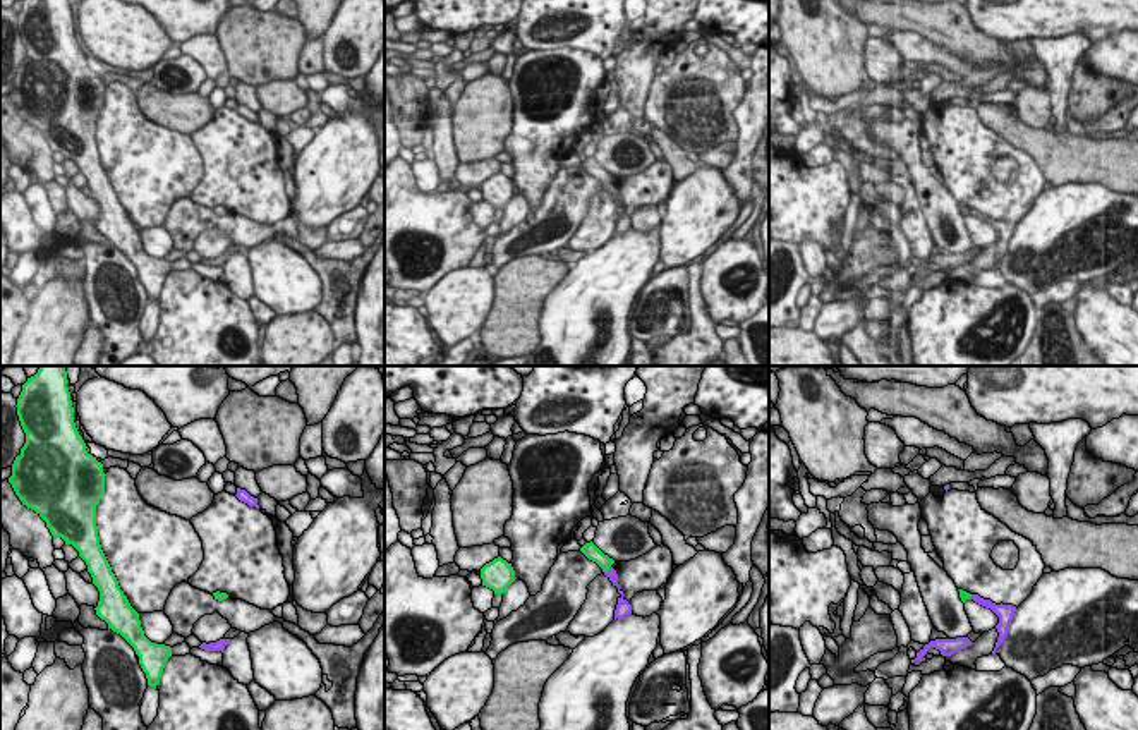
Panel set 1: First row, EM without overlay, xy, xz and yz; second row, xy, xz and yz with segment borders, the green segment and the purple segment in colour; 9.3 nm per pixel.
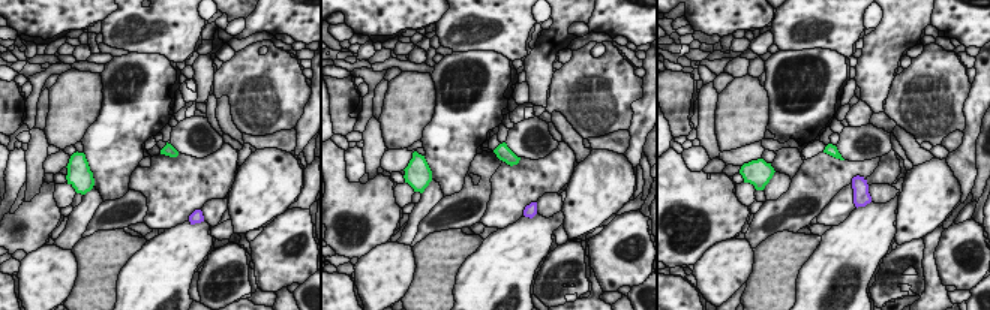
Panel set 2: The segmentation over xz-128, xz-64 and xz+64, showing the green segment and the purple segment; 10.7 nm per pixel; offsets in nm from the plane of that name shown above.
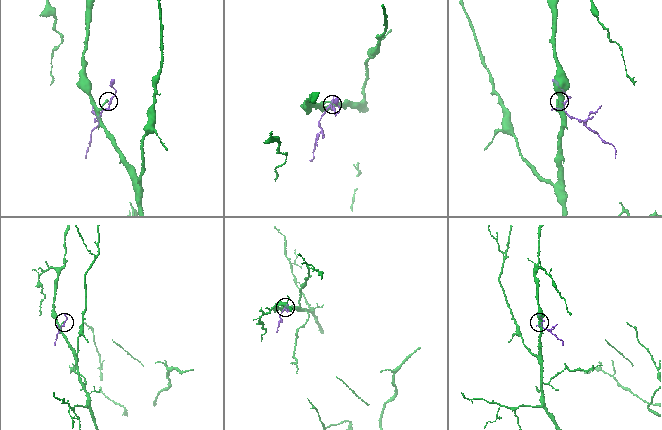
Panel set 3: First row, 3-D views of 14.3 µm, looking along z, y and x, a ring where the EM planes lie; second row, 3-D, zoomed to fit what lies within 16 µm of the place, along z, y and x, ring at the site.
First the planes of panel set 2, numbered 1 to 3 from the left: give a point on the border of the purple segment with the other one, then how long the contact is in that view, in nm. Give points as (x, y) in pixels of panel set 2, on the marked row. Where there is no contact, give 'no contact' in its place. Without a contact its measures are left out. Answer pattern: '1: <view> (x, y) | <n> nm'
1: no contact
2: no contact
3: no contact

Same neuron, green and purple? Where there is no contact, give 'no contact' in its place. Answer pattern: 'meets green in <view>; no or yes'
meets green in xz; yes

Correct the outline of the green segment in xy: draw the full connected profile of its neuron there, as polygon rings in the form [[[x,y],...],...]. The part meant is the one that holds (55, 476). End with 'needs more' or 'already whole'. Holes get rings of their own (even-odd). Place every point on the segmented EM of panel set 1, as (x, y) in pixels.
[[[39,366],[22,385],[17,416],[26,443],[12,464],[15,495],[34,510],[53,538],[72,544],[100,591],[96,615],[139,656],[148,685],[160,684],[172,648],[151,642],[101,550],[96,505],[105,493],[103,464],[88,450],[74,423],[65,366]]]; already whole

